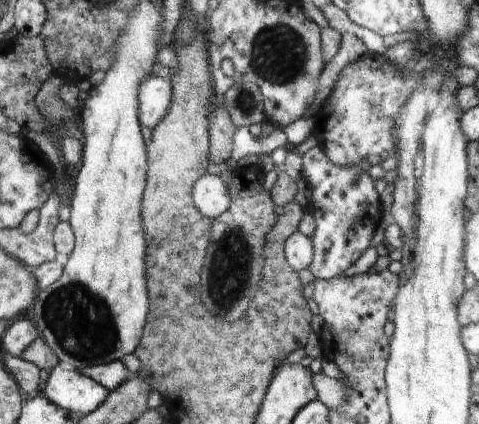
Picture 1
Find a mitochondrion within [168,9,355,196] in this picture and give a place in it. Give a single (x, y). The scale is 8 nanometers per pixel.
(280, 53)

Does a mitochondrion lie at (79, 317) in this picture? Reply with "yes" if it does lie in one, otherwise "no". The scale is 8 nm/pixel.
yes

